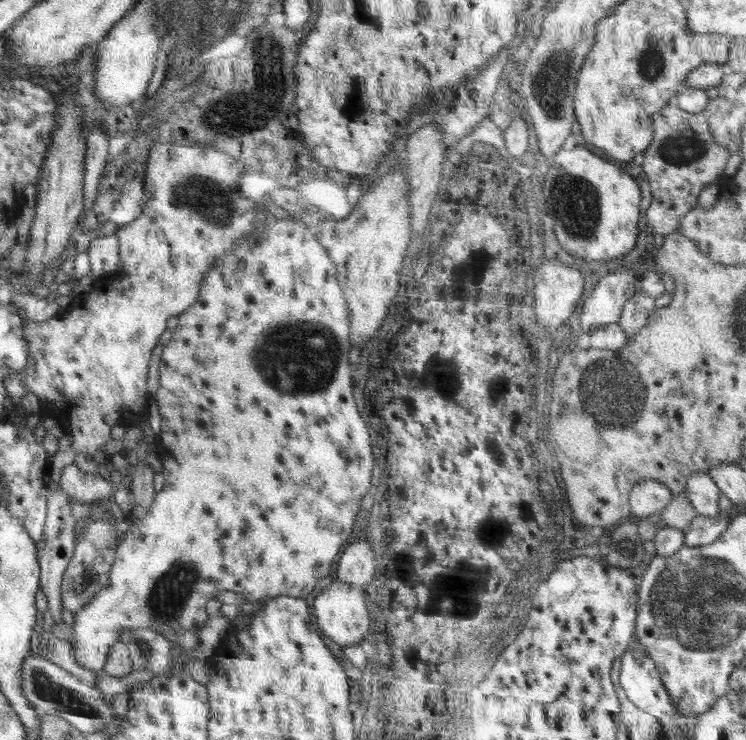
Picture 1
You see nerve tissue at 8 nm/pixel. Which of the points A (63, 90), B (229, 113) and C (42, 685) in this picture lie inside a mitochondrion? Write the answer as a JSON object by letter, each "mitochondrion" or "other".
{"A":"other","B":"mitochondrion","C":"mitochondrion"}

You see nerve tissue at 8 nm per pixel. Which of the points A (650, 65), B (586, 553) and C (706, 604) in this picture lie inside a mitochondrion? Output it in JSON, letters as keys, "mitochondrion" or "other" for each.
{"A":"mitochondrion","B":"other","C":"mitochondrion"}

